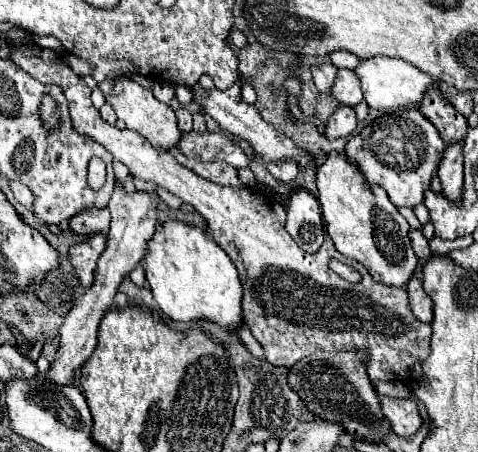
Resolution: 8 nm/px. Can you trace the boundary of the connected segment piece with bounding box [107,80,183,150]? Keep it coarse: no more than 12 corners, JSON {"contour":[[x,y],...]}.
{"contour":[[133,80],[107,102],[129,130],[171,150],[181,130],[171,106]]}

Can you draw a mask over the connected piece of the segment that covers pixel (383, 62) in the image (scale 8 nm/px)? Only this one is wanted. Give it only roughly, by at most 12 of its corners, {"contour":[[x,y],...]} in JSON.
{"contour":[[387,56],[357,68],[371,108],[417,104],[441,82]]}

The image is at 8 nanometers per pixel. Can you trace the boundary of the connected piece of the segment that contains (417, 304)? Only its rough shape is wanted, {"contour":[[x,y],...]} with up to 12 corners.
{"contour":[[419,276],[407,284],[413,314],[421,322],[433,320],[433,302]]}

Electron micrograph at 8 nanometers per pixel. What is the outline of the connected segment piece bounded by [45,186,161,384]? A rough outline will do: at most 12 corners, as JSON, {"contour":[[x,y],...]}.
{"contour":[[113,190],[95,282],[61,324],[45,376],[69,384],[97,344],[121,280],[143,260],[157,192]]}

